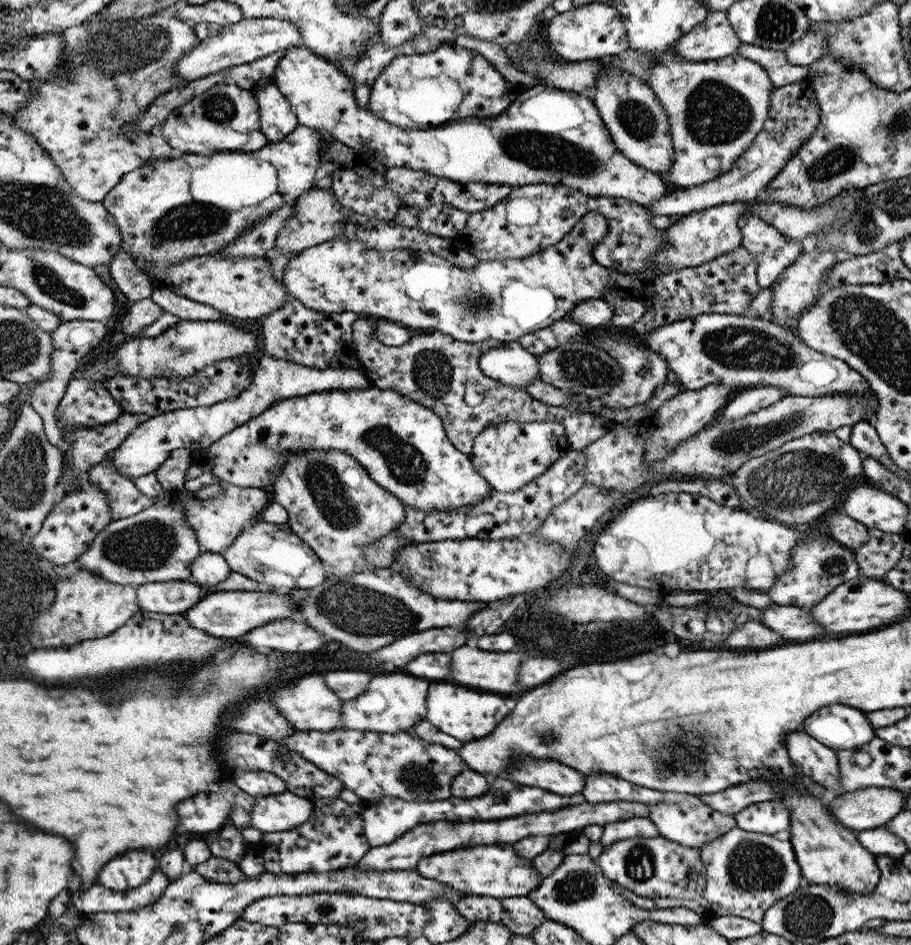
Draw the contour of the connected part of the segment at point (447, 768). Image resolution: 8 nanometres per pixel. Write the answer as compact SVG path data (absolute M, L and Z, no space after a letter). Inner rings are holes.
M345 728L331 732L302 730L277 742L338 778L343 786L356 793L364 804L386 796L394 796L404 801L447 800L452 796L452 778L467 768L453 749L429 744L411 731L386 734Z

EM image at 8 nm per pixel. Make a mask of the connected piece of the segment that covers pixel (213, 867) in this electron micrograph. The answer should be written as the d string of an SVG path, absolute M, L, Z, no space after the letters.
M211 857L209 861L196 864L191 866L191 868L188 863L185 863L183 874L190 872L196 872L206 880L218 884L242 882L247 879L247 876L240 871L239 864L224 858Z

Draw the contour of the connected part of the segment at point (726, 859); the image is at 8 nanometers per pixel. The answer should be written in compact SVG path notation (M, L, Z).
M736 826L714 839L714 842L704 843L699 850L700 859L706 868L706 884L704 893L698 899L687 901L672 897L642 897L608 879L610 888L644 910L682 906L694 910L706 922L732 915L760 923L770 906L805 883L792 843L779 840L774 835L751 833Z

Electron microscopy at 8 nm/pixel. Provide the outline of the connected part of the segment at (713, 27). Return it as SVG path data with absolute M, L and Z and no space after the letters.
M710 11L704 22L674 43L672 51L684 59L711 63L737 54L740 44L742 42L730 26L726 13Z

